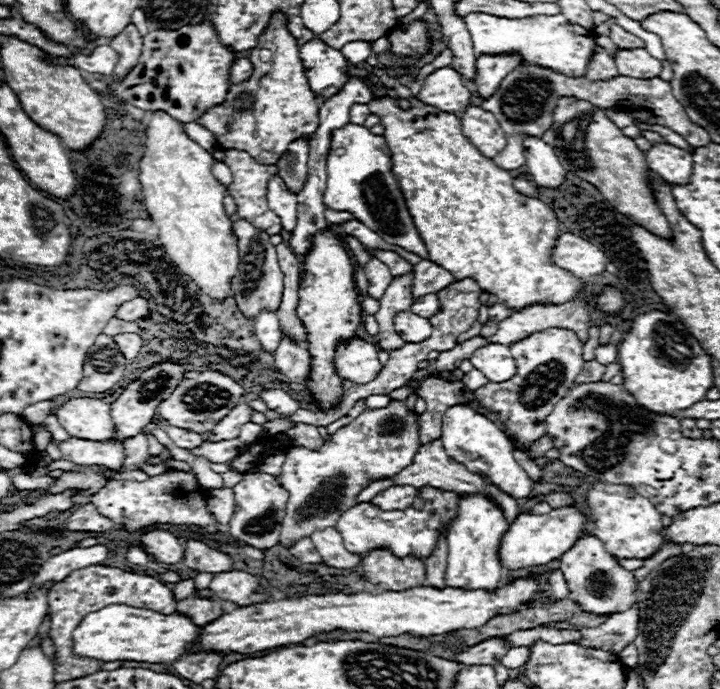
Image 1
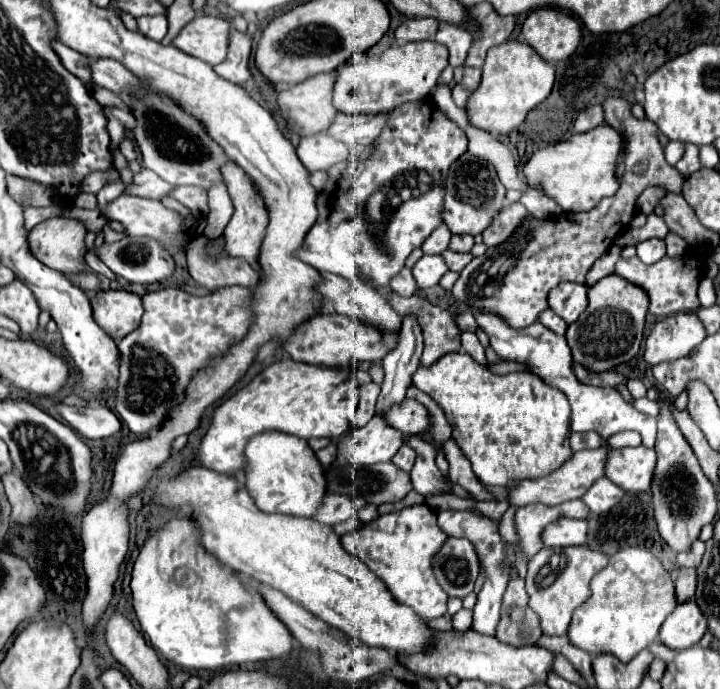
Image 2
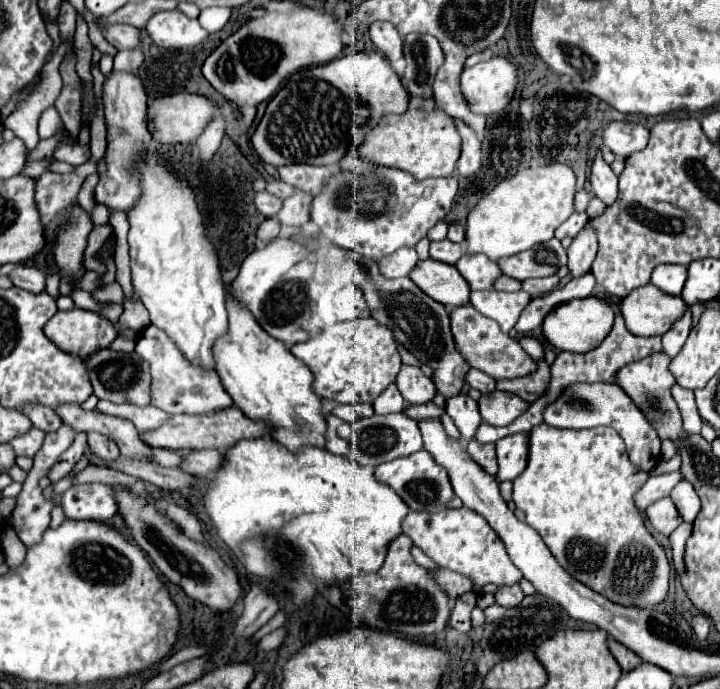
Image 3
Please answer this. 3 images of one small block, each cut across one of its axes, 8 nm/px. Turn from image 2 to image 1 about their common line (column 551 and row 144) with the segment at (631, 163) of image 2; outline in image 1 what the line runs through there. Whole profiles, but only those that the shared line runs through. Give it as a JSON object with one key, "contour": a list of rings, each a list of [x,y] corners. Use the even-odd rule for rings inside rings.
{"contour":[[[274,14],[274,22],[248,60],[254,66],[252,76],[240,84],[230,84],[224,102],[208,108],[196,122],[208,128],[224,150],[246,150],[256,162],[276,164],[294,140],[312,138],[318,128],[318,100],[308,86],[298,44],[286,30],[282,14]]]}

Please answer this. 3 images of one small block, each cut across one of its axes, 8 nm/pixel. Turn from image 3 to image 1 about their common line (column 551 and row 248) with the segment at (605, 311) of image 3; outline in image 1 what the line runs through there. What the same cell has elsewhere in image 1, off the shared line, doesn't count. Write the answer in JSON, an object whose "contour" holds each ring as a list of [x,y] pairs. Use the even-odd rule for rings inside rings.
{"contour":[[[324,230],[322,234],[318,234],[318,238],[314,238],[314,250],[310,250],[310,254],[306,256],[302,270],[304,274],[312,274],[302,276],[300,280],[296,308],[300,322],[304,322],[306,326],[306,340],[310,352],[310,374],[304,386],[310,390],[314,404],[322,412],[328,412],[344,396],[344,378],[336,374],[334,366],[336,348],[338,344],[344,344],[356,336],[356,330],[362,324],[362,306],[354,282],[354,264],[338,236],[330,230]]]}

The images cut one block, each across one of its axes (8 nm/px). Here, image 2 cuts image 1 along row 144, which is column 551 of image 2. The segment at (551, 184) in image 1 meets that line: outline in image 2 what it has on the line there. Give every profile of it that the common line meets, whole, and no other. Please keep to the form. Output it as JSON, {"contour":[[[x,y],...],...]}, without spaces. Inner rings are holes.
{"contour":[[[560,518],[544,528],[542,542],[544,548],[564,548],[582,546],[588,536],[588,522],[574,518]]]}

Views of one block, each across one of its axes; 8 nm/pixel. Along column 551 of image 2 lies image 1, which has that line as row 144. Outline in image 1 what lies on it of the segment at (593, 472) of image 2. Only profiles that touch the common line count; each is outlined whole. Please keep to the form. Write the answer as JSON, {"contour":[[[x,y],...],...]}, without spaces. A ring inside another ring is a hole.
{"contour":[[[468,106],[464,110],[462,132],[486,158],[494,158],[506,146],[506,136],[498,120],[480,106]]]}

